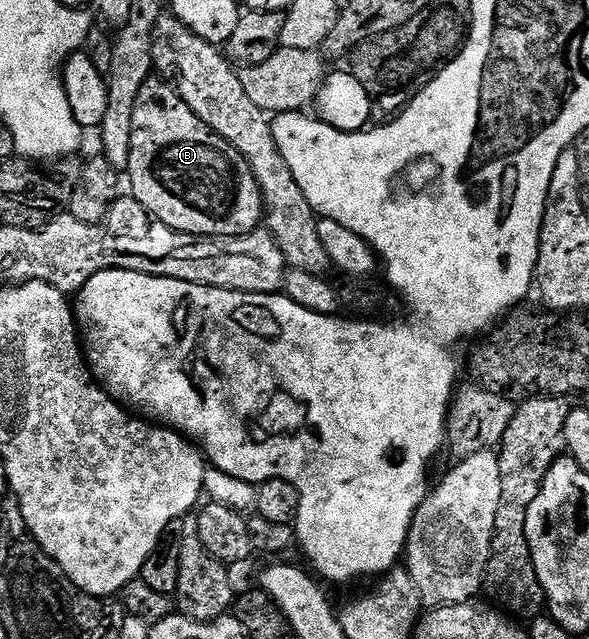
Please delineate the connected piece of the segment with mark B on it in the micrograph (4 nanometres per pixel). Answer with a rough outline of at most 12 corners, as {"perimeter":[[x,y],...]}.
{"perimeter":[[162,77],[141,85],[130,194],[182,235],[264,222],[253,169]]}

